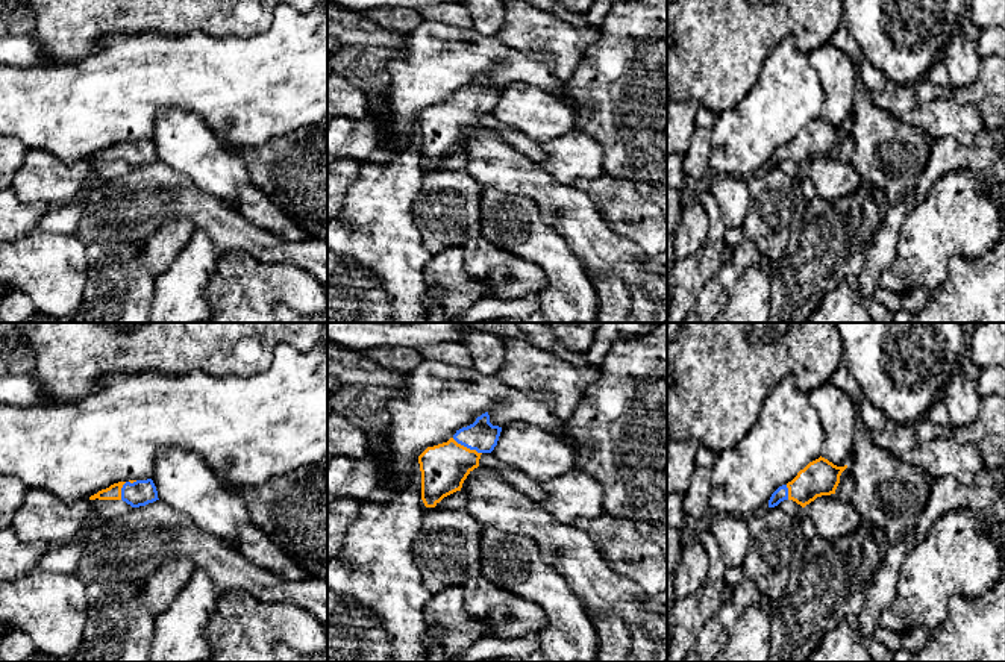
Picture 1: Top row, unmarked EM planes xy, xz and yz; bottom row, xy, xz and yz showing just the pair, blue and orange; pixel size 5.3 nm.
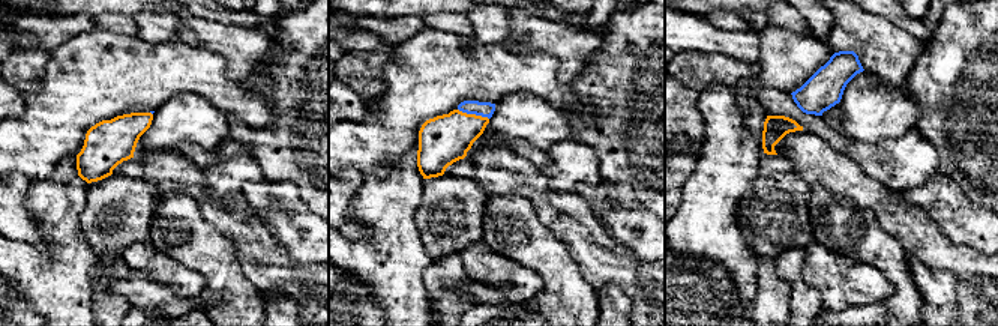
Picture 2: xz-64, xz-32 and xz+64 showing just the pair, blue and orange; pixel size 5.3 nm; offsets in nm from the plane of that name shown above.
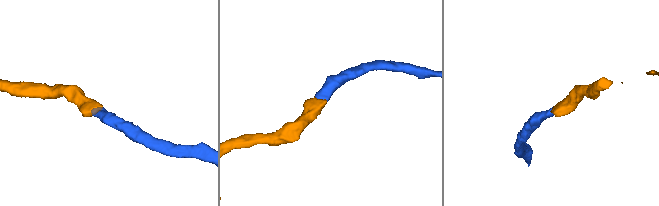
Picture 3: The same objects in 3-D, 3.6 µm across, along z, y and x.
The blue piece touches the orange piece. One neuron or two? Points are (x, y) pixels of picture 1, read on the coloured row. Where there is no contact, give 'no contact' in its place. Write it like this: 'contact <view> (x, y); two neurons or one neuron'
contact xz (467, 447); one neuron

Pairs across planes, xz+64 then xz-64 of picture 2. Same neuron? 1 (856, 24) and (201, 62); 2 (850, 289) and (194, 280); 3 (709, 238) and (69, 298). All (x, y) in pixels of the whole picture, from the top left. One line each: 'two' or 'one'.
1: two
2: one
3: one

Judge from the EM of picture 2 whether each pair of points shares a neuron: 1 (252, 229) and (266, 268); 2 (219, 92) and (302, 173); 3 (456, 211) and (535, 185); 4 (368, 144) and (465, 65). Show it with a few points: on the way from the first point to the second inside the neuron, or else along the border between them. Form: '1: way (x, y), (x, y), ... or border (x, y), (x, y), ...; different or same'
1: way (252, 238), (263, 259); same
2: border (275, 111), (264, 126), (234, 122); different
3: border (471, 178), (488, 196); different
4: way (392, 120), (441, 71); same

